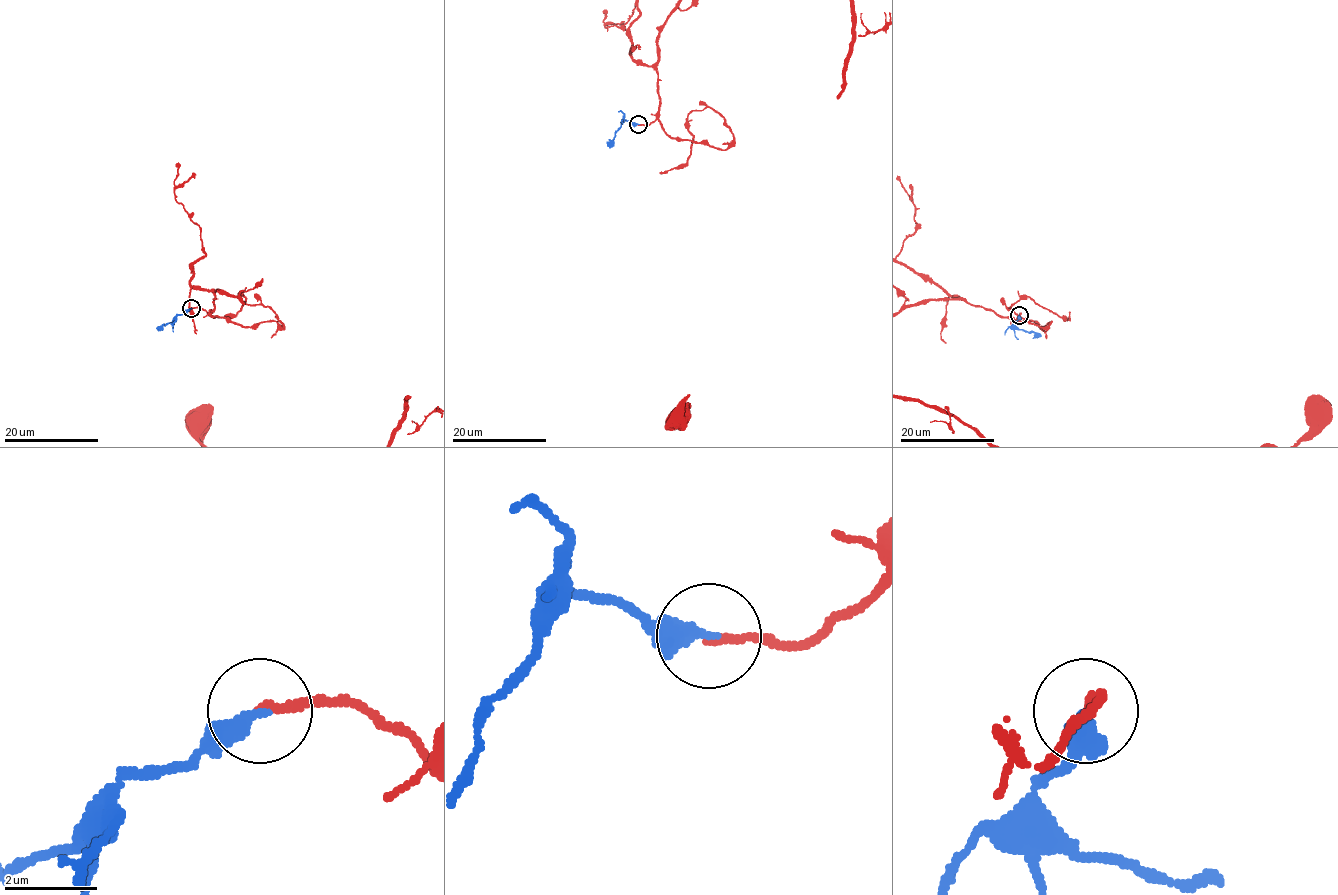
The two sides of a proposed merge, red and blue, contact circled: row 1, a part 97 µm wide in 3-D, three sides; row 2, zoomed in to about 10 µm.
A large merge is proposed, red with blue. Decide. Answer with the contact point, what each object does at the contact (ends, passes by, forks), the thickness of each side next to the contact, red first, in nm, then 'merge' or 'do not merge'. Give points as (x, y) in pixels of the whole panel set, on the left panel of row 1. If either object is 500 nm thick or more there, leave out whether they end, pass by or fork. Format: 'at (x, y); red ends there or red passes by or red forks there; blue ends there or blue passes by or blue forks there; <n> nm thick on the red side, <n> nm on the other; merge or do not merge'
at (191, 308); red ends there; blue ends there; 190 nm thick on the red side, 340 nm on the other; merge

